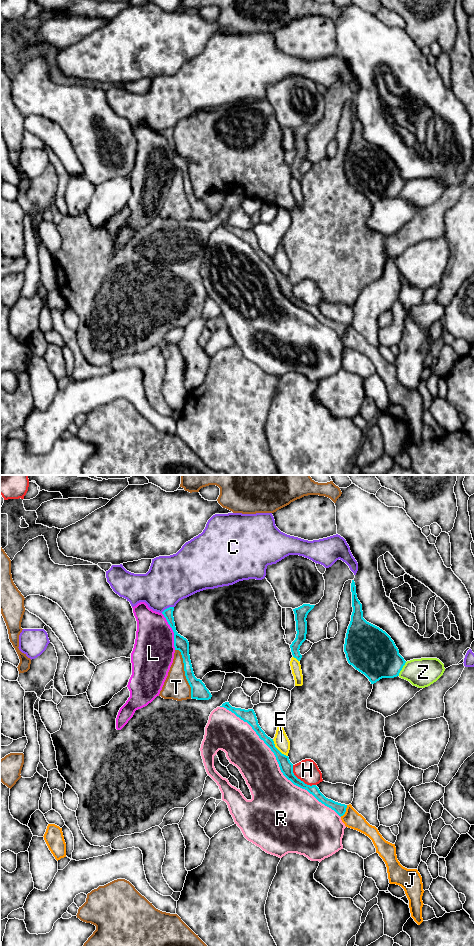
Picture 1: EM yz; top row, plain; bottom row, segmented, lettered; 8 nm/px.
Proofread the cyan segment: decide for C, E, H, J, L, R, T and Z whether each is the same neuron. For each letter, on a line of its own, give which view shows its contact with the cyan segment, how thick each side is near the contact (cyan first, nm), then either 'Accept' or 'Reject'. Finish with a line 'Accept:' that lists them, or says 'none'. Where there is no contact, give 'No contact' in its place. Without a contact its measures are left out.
C: Touches cyan in yz. Thickness 80 nm (cyan) against 380 nm. Reject
E: Touches cyan in yz. Thickness 110 nm (cyan) against 120 nm. Reject
H: Touches cyan in yz. Thickness 110 nm (cyan) against 180 nm. Reject
J: Touches cyan in yz. Thickness 90 nm (cyan) against 150 nm. Reject
L: Touches cyan in yz. Thickness 110 nm (cyan) against 340 nm. Reject
R: Touches cyan in yz. Thickness 110 nm (cyan) against 340 nm. Reject
T: Touches cyan in yz. Thickness 130 nm (cyan) against 200 nm. Reject
Z: Touches cyan in yz. Thickness 360 nm (cyan) against 220 nm. Reject
Accept: none

